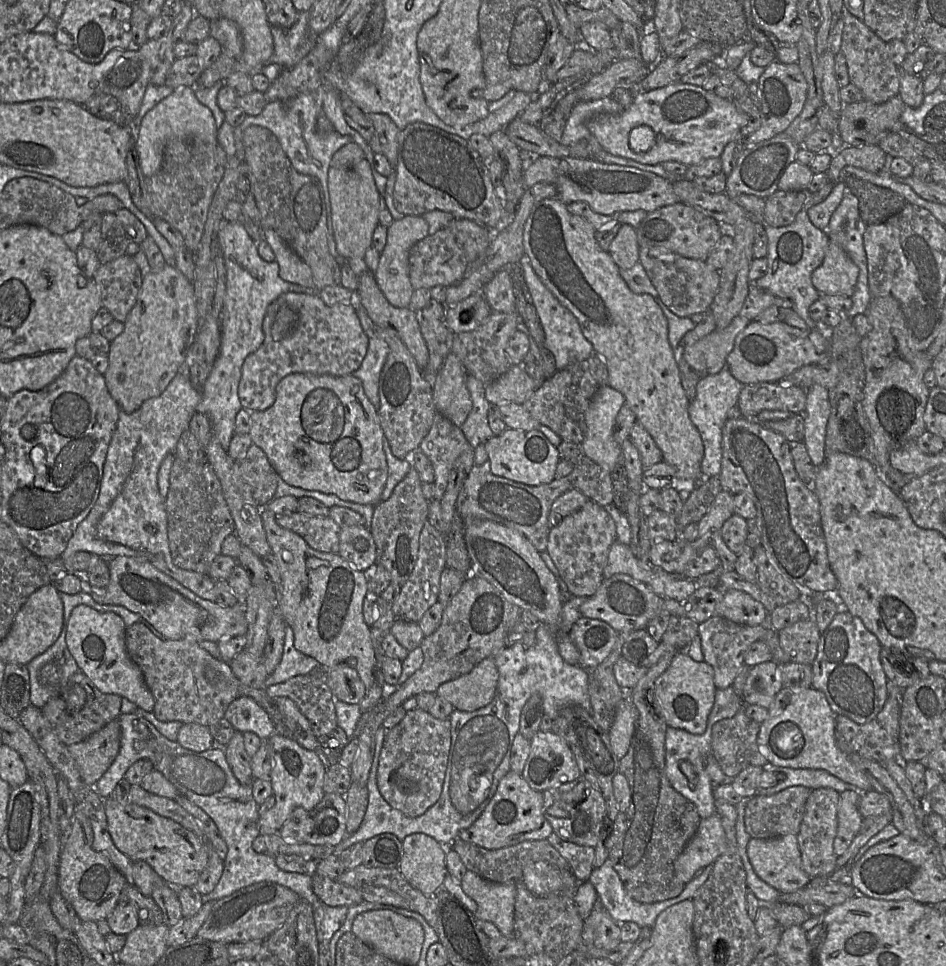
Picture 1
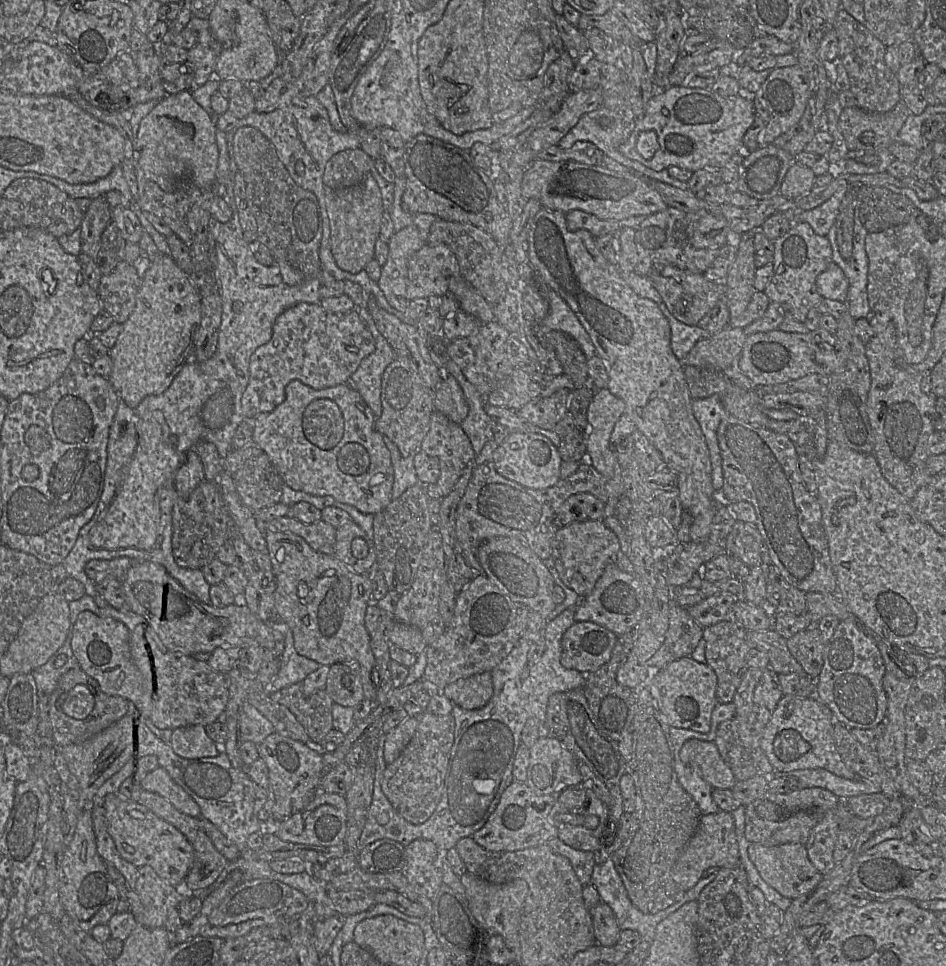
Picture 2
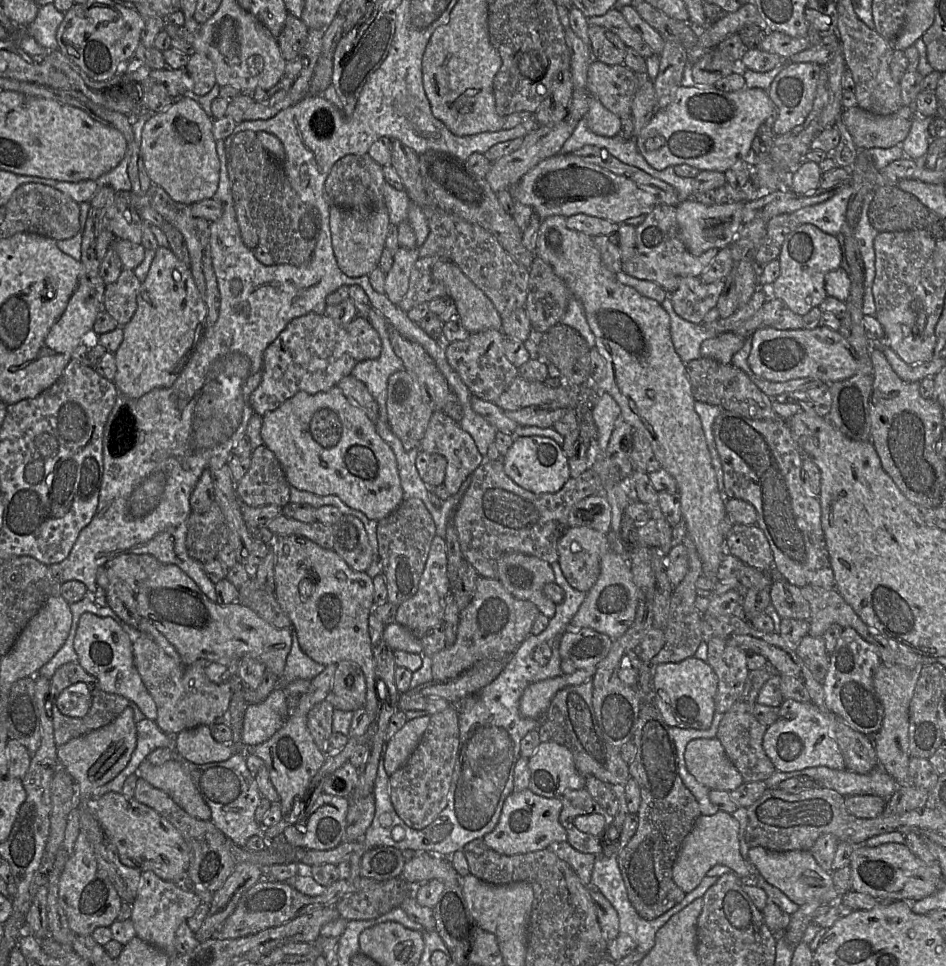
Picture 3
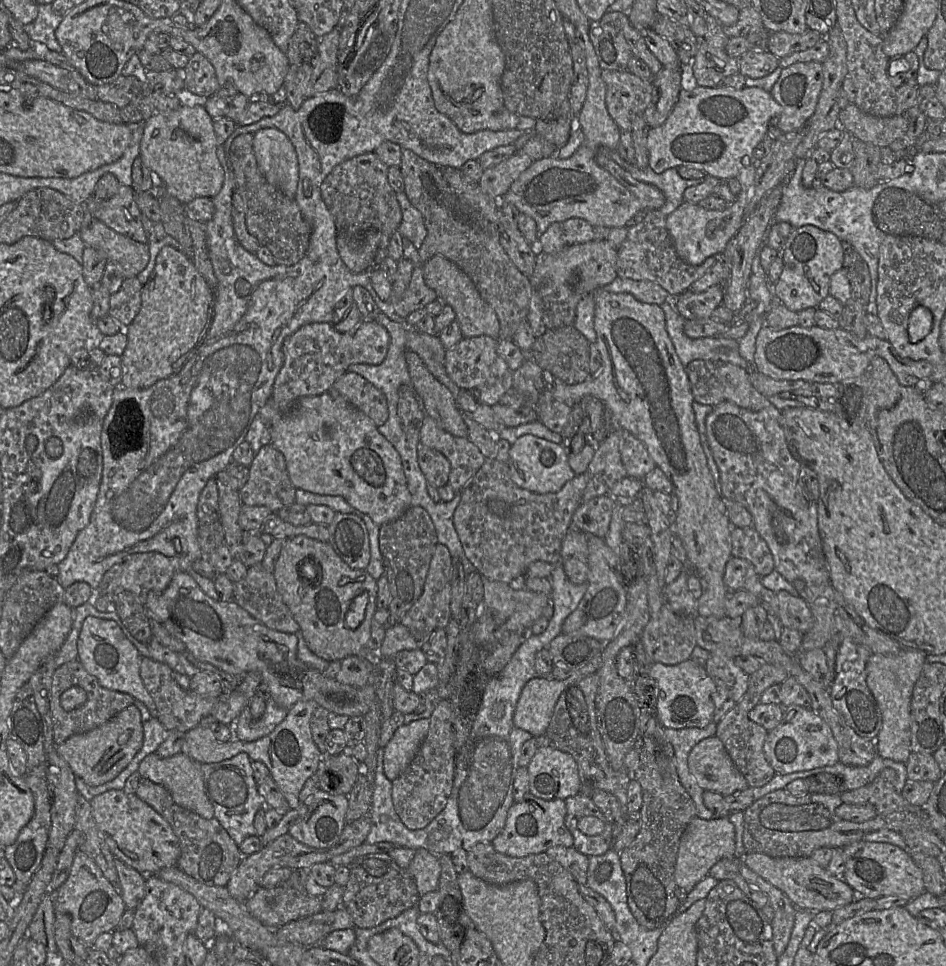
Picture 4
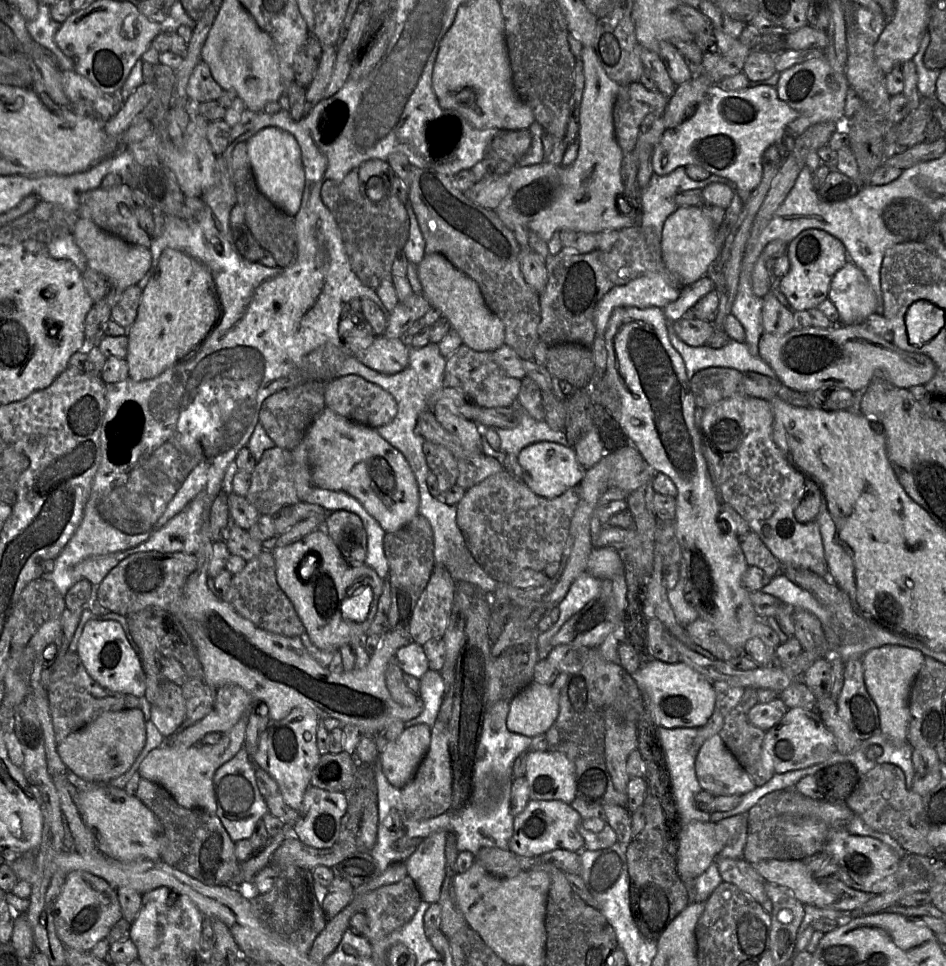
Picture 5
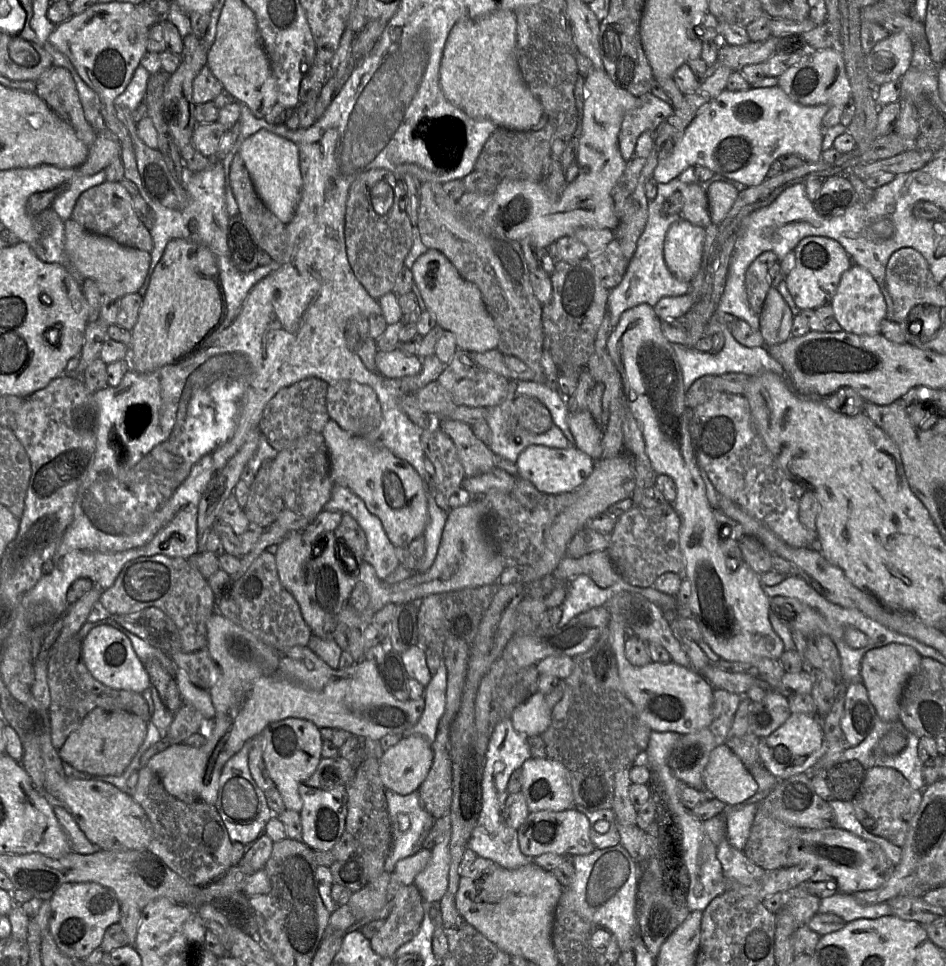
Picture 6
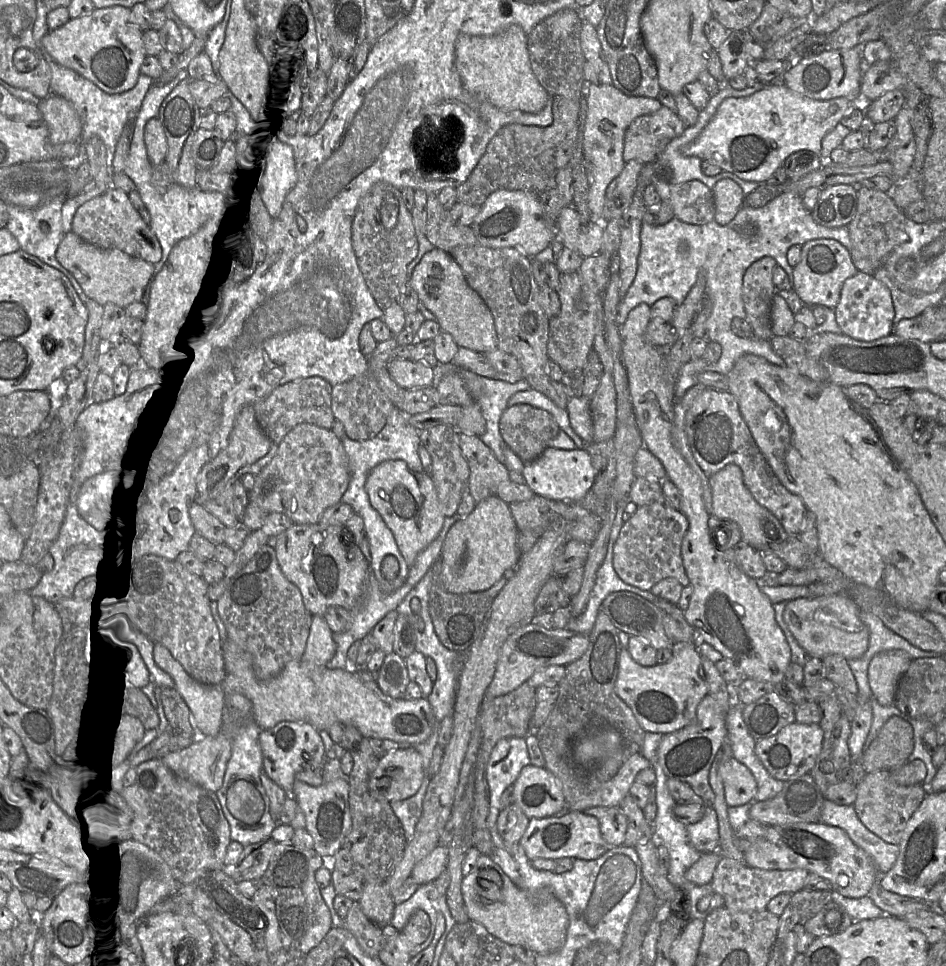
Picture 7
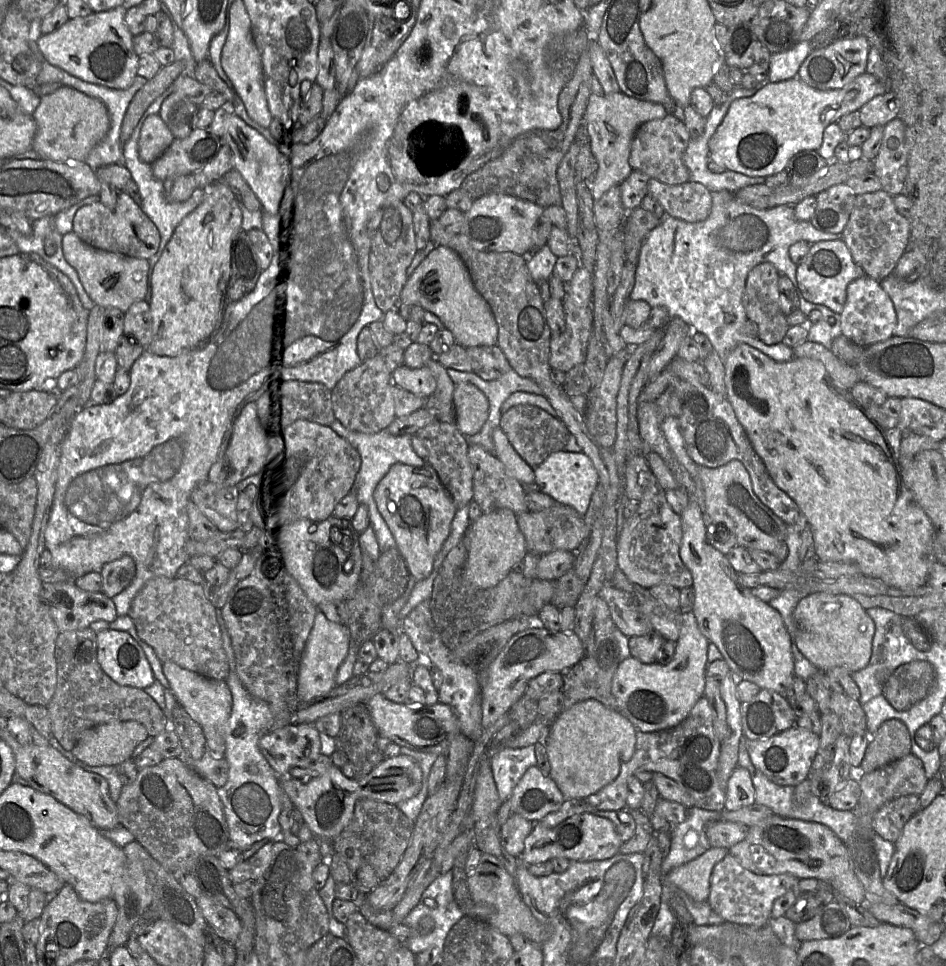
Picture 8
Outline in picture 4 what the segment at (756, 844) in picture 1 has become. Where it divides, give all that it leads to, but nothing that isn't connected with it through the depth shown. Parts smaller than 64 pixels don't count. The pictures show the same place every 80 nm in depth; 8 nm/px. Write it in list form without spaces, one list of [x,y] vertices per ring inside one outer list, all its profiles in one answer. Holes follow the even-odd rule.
[[[750,853],[746,854],[743,862],[752,871],[786,894],[799,910],[809,910],[813,913],[832,912],[857,899],[857,894],[841,877],[829,874],[810,857],[775,858],[762,853]]]

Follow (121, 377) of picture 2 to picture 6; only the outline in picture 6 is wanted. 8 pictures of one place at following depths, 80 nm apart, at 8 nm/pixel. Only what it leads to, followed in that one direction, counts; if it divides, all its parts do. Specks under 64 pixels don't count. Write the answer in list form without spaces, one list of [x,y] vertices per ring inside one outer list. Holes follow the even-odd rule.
[[[182,238],[170,240],[151,275],[137,322],[131,331],[130,368],[138,373],[149,373],[185,358],[203,337],[214,332],[221,325],[223,299],[219,269],[213,252],[205,245],[192,240]]]

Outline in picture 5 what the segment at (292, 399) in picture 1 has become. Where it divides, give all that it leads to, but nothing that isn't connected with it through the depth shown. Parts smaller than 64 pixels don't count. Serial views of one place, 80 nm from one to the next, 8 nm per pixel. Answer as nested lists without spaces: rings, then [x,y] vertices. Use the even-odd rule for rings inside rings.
[[[326,407],[307,428],[300,443],[305,444],[313,486],[343,491],[356,498],[377,520],[385,533],[399,530],[419,514],[418,485],[409,464],[397,449],[377,433],[376,429],[354,423]]]

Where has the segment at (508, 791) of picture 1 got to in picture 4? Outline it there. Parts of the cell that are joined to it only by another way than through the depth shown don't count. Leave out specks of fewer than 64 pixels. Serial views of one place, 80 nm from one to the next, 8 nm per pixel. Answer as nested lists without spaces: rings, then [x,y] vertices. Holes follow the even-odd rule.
[[[527,793],[522,801],[512,804],[503,830],[491,844],[497,852],[510,857],[540,854],[554,846],[573,847],[573,836],[565,825],[566,813],[563,799],[543,800]]]

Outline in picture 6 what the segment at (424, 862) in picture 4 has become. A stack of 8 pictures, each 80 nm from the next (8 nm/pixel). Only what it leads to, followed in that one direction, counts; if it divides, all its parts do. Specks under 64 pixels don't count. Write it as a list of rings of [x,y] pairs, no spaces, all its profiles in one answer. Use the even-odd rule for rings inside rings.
[[[444,831],[433,840],[433,846],[430,849],[431,859],[414,879],[421,897],[427,902],[439,902],[447,891],[450,836],[451,831]]]

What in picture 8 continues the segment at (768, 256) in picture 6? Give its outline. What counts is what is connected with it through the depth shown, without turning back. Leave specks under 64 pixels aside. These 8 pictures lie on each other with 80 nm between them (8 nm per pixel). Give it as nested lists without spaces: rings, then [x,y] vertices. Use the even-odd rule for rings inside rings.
[[[771,263],[756,265],[747,276],[742,303],[749,321],[758,326],[758,338],[768,345],[783,343],[789,329],[780,302],[779,272]]]

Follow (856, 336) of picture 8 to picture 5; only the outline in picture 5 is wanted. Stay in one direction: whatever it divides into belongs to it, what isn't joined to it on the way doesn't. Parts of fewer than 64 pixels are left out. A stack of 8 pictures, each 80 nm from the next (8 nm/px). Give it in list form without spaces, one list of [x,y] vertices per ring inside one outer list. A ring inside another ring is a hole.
[[[852,261],[834,275],[829,299],[836,306],[843,326],[865,324],[876,313],[877,296],[873,287]]]

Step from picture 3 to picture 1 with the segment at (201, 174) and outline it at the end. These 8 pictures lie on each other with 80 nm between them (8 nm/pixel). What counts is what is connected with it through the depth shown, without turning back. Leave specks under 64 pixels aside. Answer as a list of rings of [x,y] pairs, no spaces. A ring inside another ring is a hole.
[[[183,87],[174,90],[149,110],[141,120],[136,149],[140,166],[145,177],[156,174],[163,162],[164,147],[170,139],[190,138],[192,141],[202,141],[217,145],[218,129],[211,110],[200,103],[195,97],[194,87]]]

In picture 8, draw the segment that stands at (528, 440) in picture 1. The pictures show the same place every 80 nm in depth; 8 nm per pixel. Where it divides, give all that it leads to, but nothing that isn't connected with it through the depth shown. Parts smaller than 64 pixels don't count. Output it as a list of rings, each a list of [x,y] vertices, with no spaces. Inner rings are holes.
[[[559,451],[552,453],[543,463],[534,468],[535,481],[540,492],[562,505],[570,506],[581,516],[589,507],[591,496],[600,483],[599,473],[591,459],[583,452]]]

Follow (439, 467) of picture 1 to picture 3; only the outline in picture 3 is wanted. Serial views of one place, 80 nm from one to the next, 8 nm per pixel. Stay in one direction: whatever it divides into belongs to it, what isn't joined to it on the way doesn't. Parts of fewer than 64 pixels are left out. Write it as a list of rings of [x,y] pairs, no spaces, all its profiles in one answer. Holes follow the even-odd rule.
[[[442,411],[433,412],[421,440],[420,449],[430,454],[439,454],[446,459],[447,466],[443,485],[450,496],[457,494],[463,482],[484,461],[473,438],[461,428],[459,422],[454,421]]]

